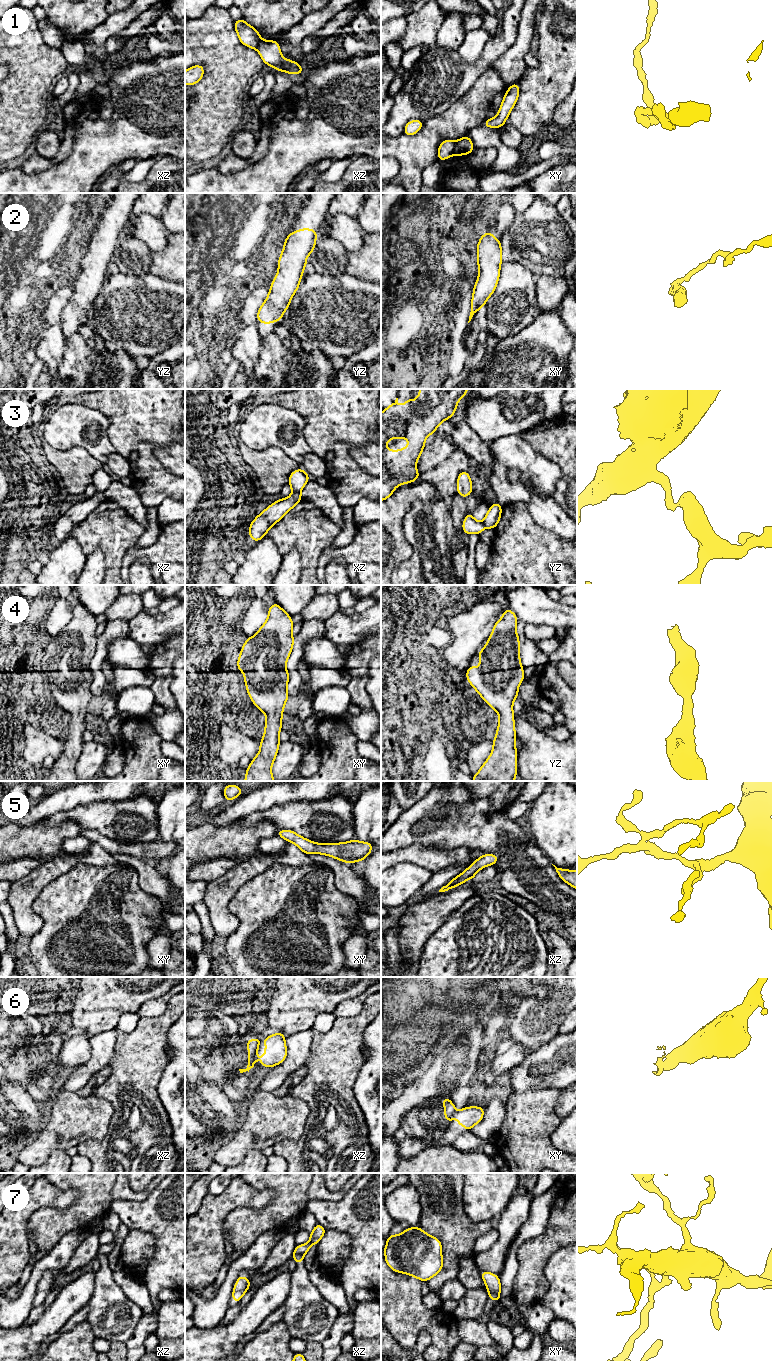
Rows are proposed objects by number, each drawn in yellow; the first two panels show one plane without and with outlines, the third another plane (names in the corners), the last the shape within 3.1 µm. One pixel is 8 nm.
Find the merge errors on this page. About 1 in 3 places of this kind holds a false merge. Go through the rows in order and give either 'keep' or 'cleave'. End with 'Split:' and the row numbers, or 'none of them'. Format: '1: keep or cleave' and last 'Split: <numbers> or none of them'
1: cleave
2: keep
3: cleave
4: keep
5: keep
6: cleave
7: cleave
Split: 1, 3, 6, 7

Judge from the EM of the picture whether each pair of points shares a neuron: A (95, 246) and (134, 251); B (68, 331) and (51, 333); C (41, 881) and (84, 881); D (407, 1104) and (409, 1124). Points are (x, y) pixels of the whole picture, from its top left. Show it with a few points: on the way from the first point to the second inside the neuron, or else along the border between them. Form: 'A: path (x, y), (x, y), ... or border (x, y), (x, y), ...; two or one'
A: border (121, 237), (116, 252); two
B: border (61, 323), (65, 339); two
C: border (72, 868), (50, 881), (35, 897); two
D: border (408, 1113), (406, 1115); two

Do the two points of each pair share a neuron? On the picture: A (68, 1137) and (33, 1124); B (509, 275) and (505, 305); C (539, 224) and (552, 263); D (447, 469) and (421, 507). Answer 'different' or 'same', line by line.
A: different
B: same
C: same
D: same

